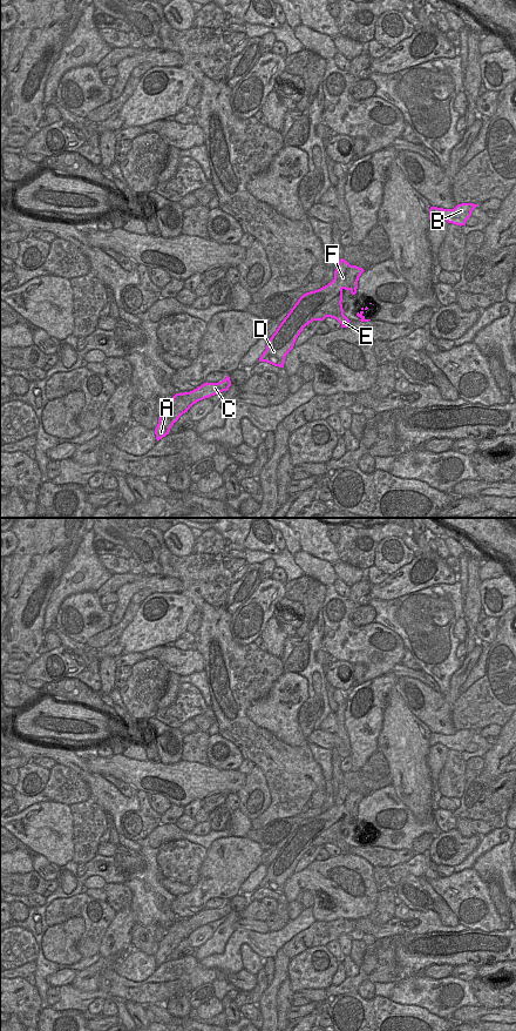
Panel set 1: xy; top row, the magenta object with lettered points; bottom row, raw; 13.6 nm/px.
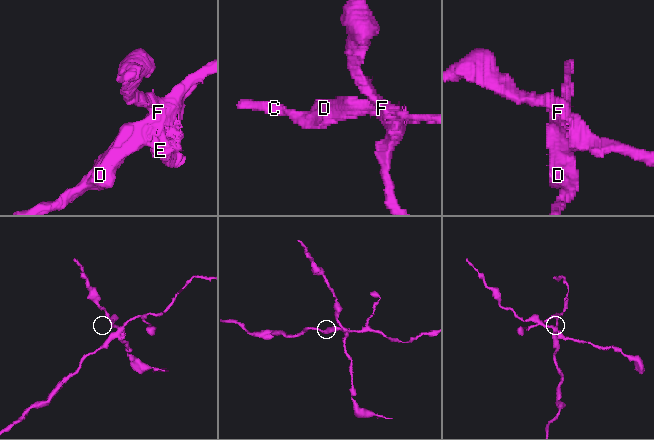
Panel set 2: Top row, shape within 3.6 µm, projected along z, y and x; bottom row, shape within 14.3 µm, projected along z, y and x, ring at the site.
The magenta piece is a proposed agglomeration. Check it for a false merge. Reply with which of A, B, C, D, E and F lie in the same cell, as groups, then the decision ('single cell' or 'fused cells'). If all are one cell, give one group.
A B C D F / E | fused cells

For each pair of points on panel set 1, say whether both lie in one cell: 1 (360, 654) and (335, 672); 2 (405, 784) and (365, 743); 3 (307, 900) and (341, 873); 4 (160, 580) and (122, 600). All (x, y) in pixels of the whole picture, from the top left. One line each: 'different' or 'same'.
1: different
2: different
3: different
4: same

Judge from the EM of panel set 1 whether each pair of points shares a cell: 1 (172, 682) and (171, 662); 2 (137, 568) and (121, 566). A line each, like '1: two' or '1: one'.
1: two
2: two

